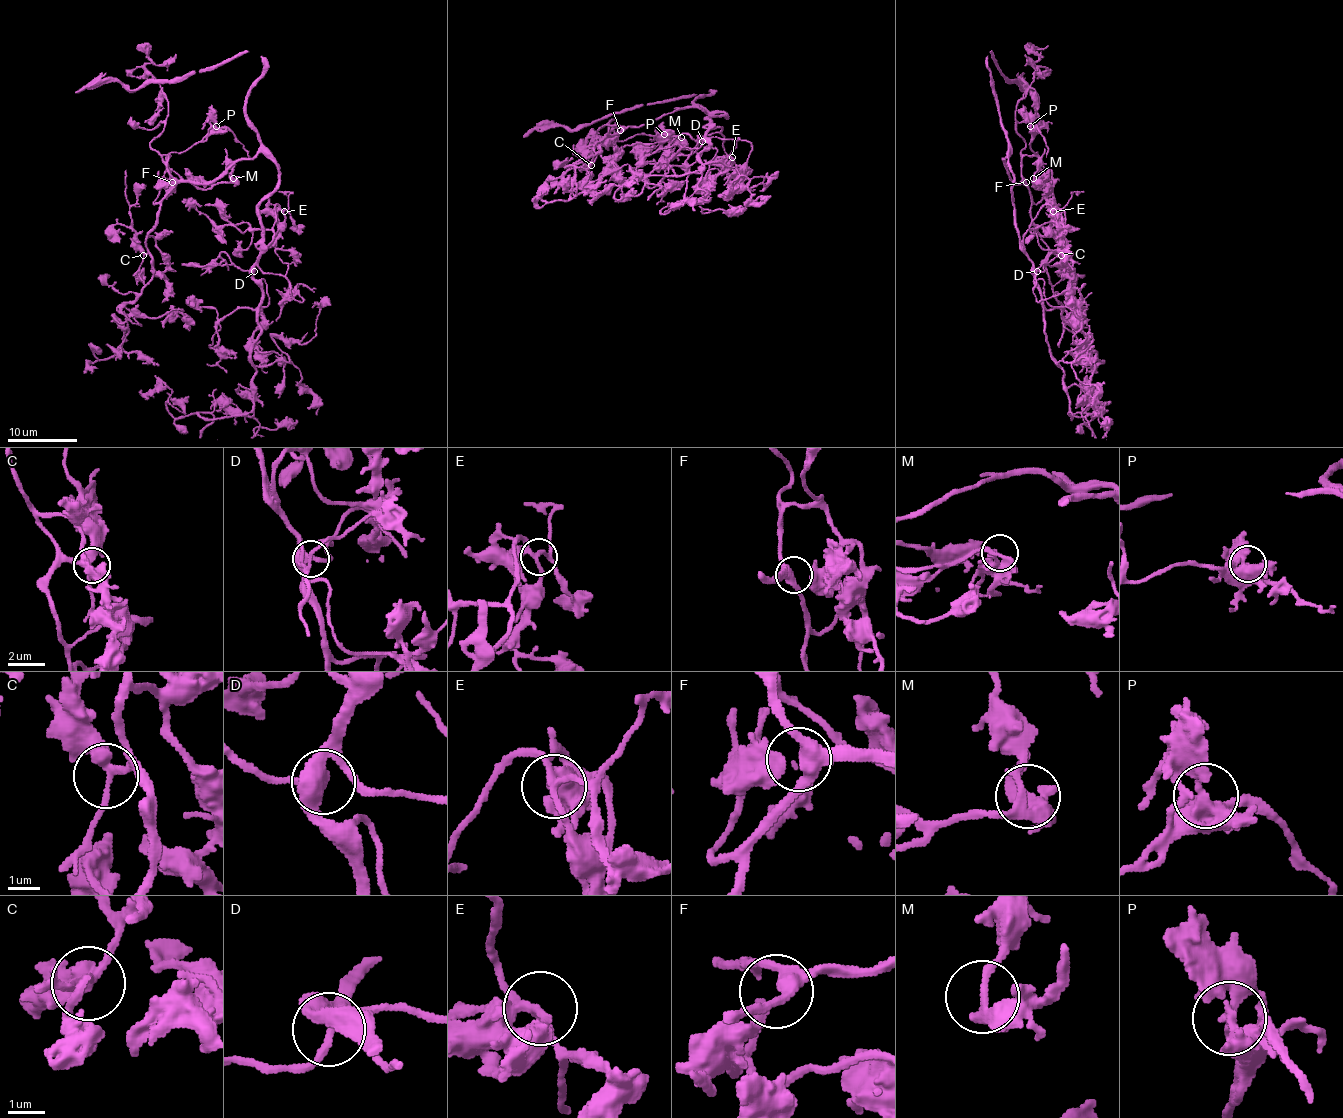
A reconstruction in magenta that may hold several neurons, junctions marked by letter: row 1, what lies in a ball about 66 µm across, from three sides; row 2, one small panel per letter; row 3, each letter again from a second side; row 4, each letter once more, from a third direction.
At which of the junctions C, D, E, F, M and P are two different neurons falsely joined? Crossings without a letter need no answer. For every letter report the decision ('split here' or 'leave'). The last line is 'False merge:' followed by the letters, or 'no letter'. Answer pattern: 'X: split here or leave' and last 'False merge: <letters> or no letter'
C: leave
D: leave
E: leave
F: leave
M: leave
P: leave
False merge: no letter

